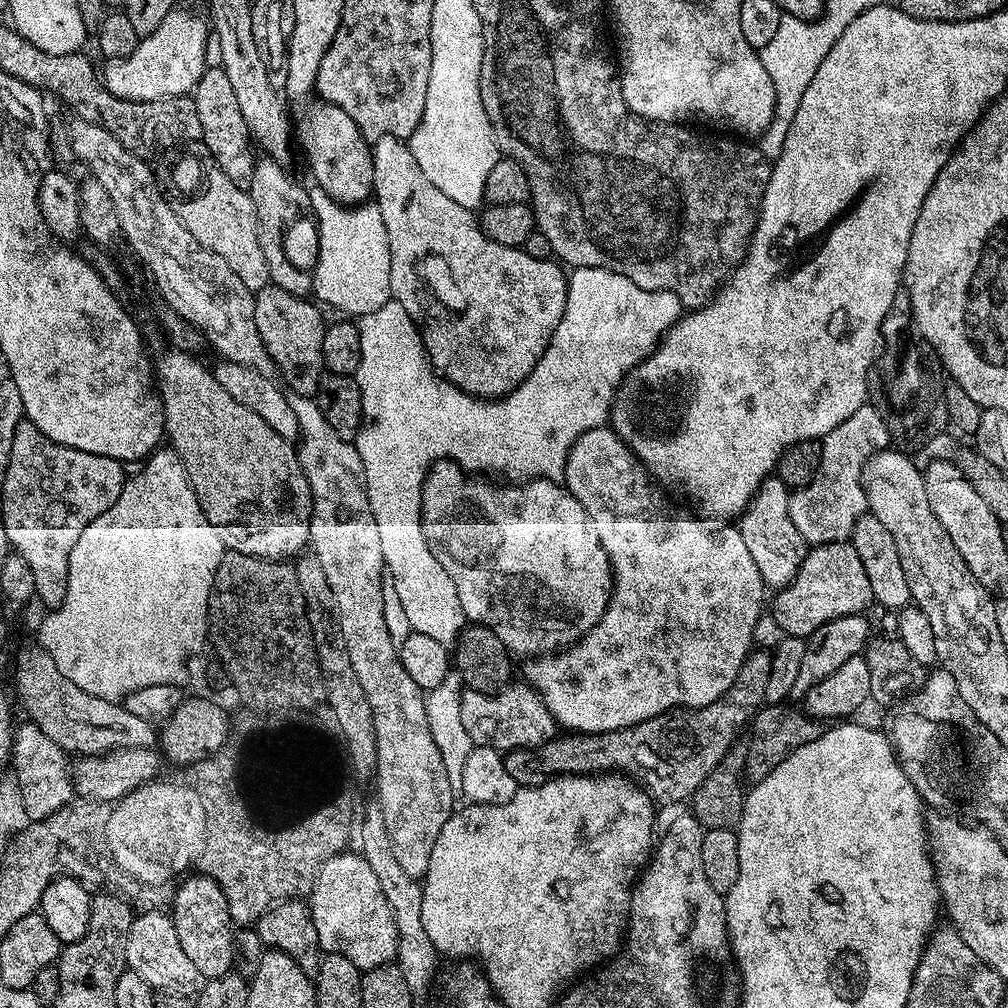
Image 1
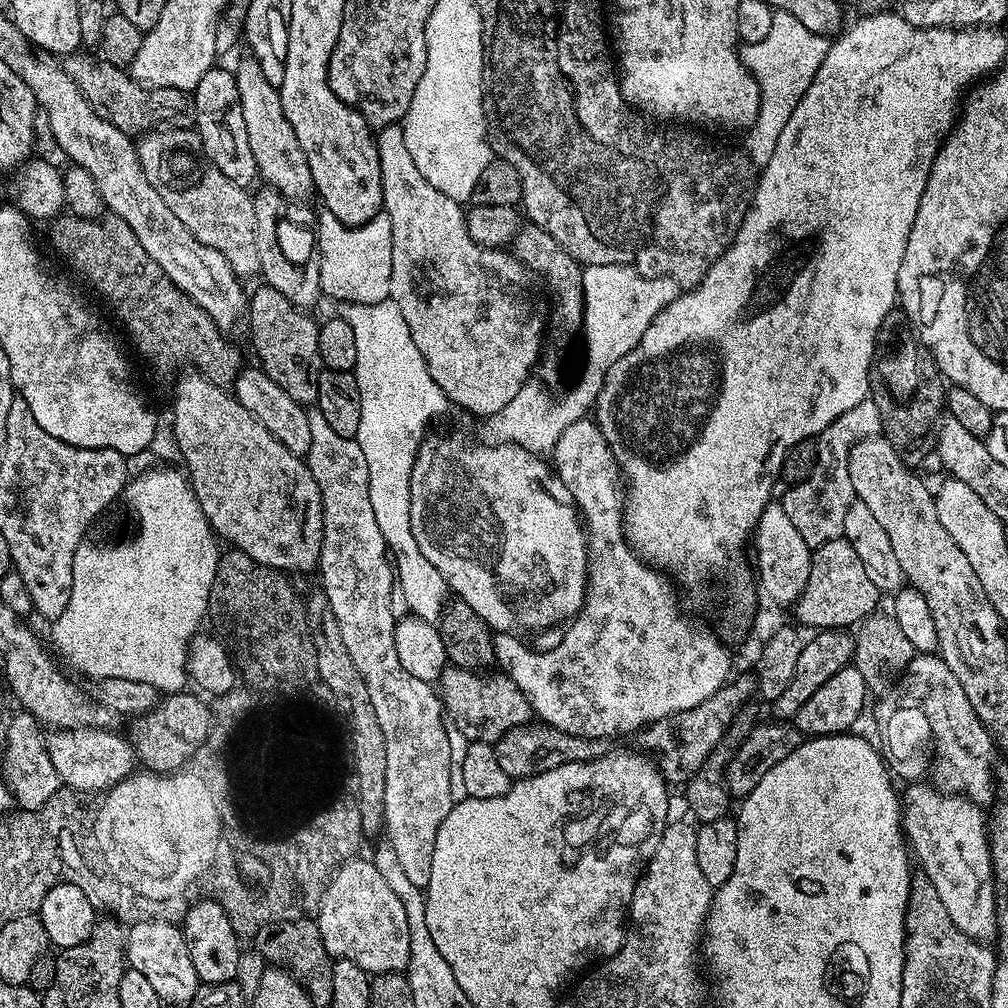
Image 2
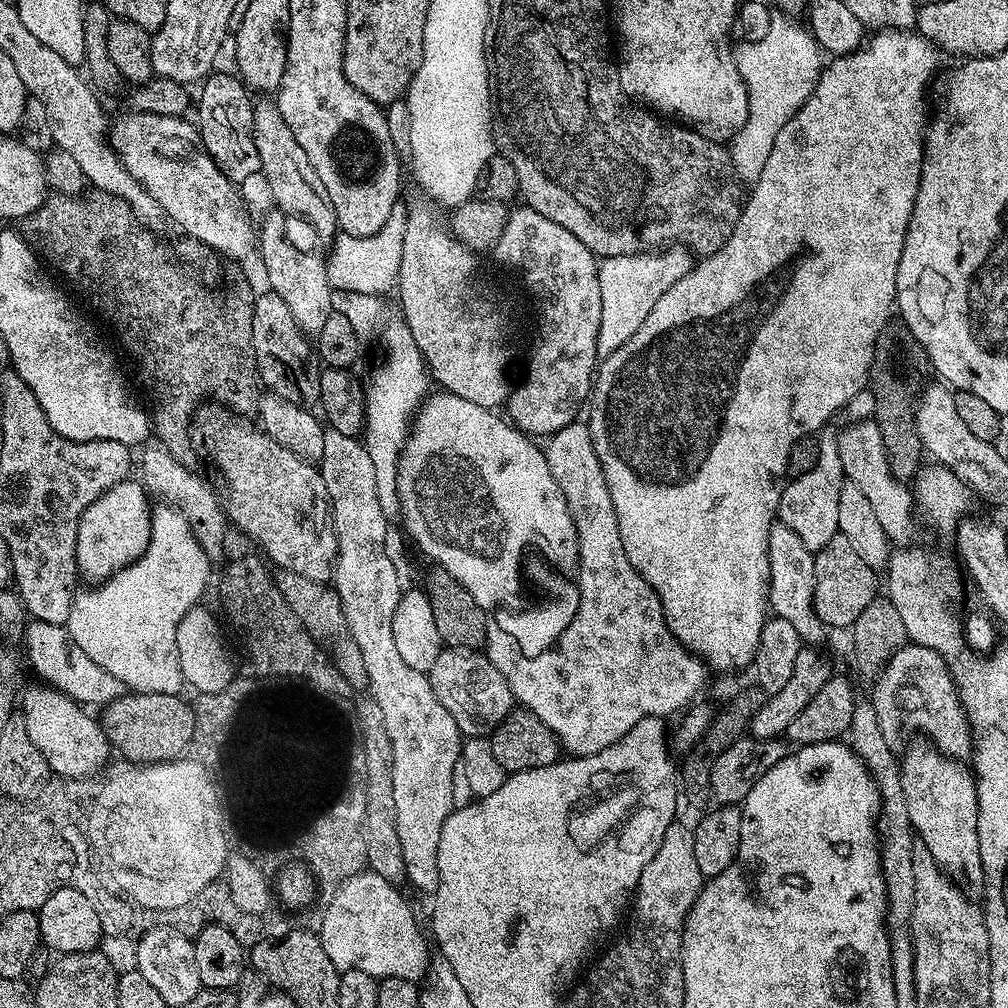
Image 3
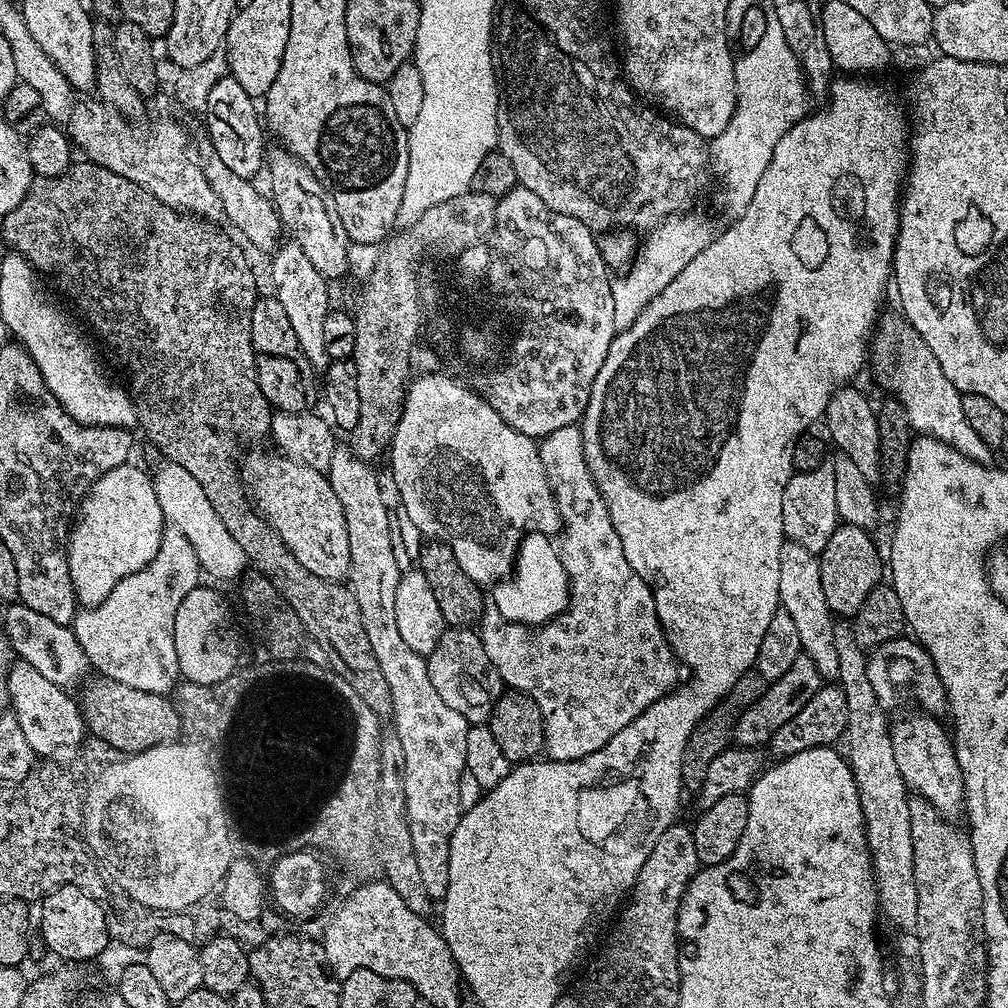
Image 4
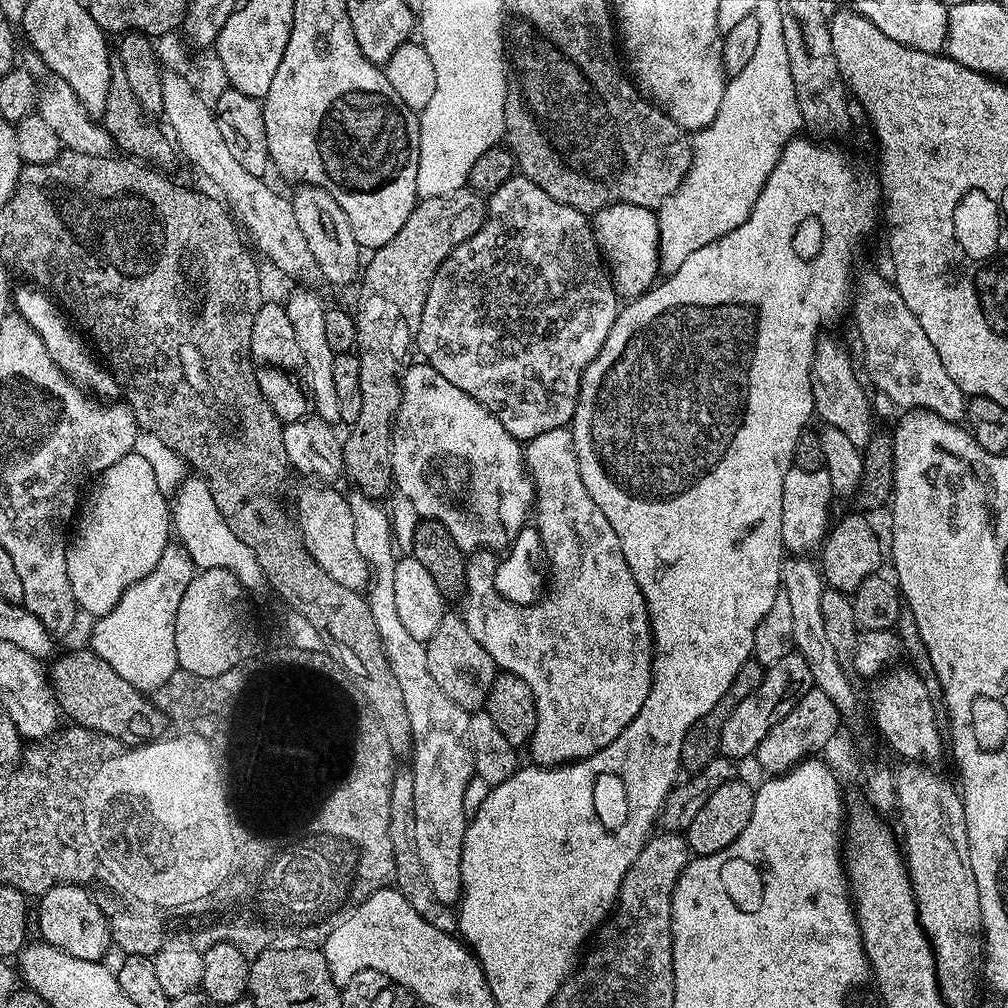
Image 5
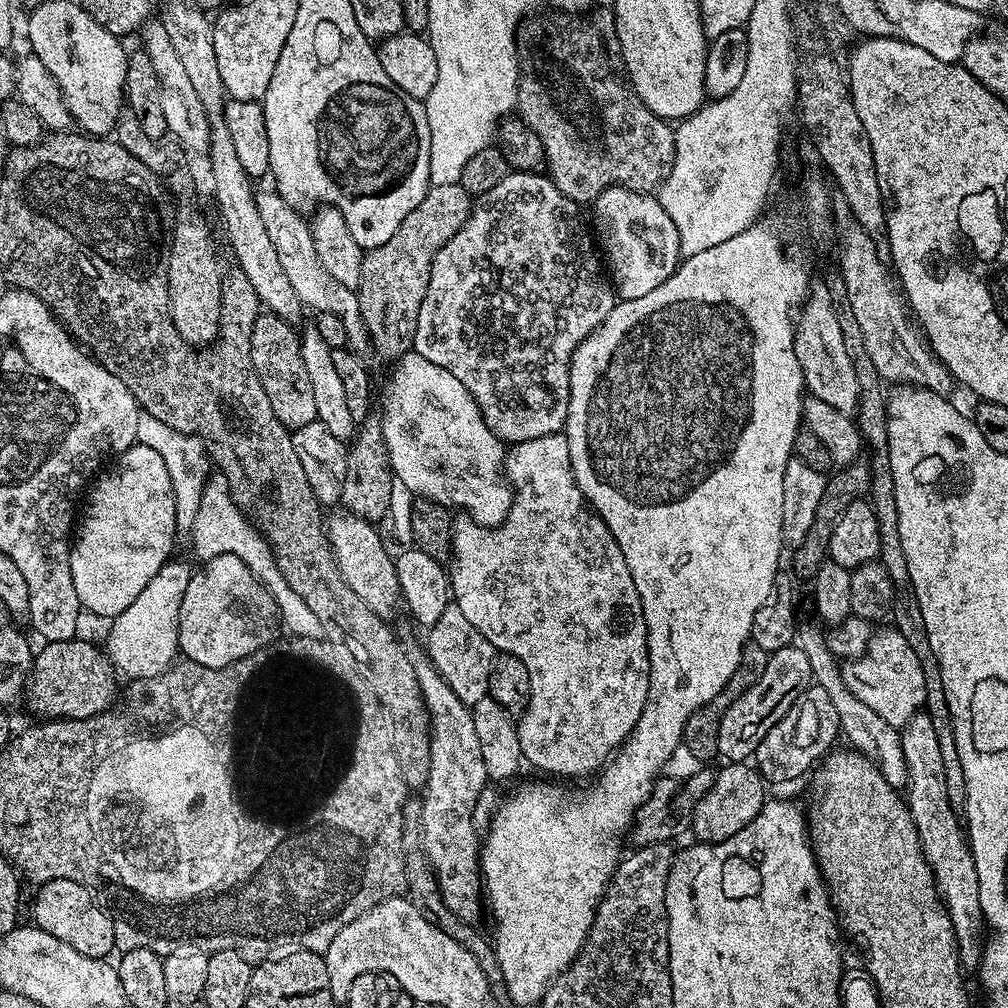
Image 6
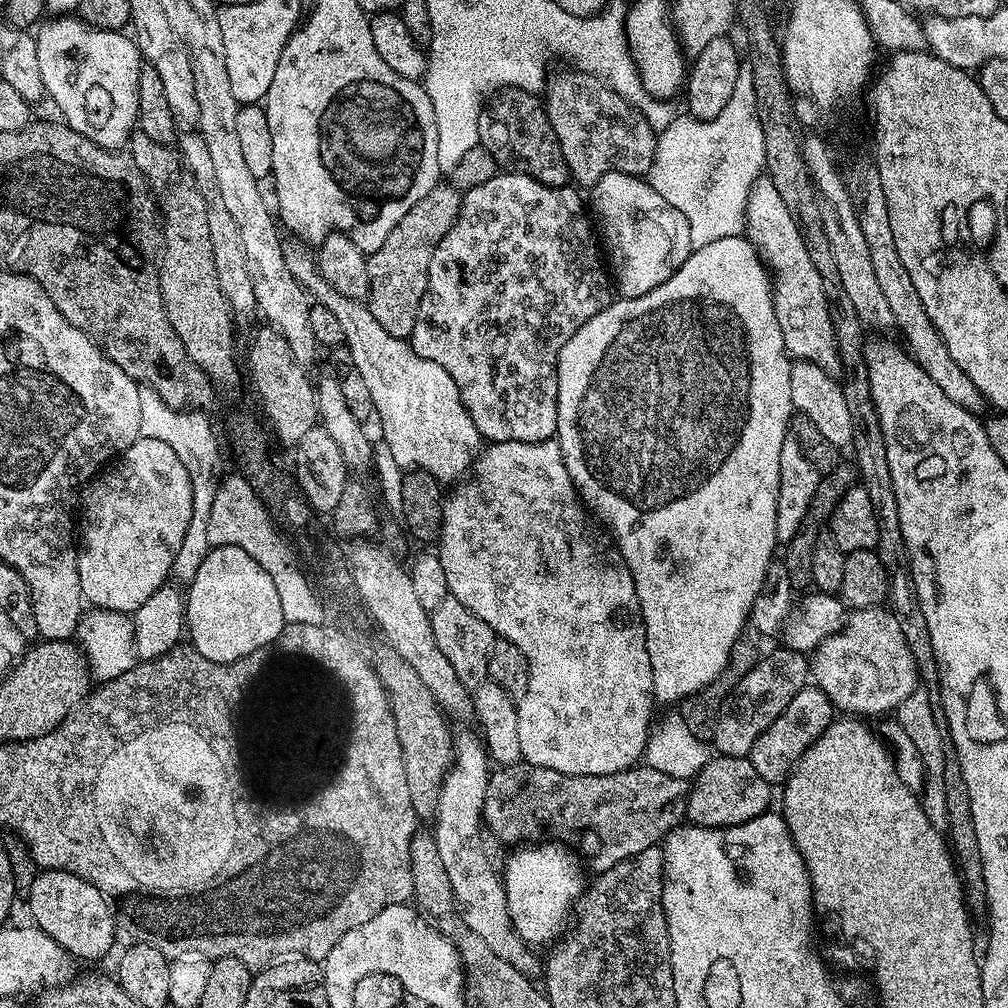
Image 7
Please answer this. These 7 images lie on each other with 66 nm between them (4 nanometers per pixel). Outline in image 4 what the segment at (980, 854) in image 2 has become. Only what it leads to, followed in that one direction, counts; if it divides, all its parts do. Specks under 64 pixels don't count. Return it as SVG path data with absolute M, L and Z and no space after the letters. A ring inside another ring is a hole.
M932 714L904 716L891 725L894 742L894 759L898 762L898 774L908 783L909 789L919 799L928 800L945 818L964 812L964 775L958 766L953 737L949 729L939 724Z

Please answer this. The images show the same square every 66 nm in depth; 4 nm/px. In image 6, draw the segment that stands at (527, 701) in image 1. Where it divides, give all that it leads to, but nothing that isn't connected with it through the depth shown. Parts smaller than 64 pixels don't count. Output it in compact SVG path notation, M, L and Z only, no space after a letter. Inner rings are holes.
M454 606L444 609L442 616L427 629L426 634L428 634L428 648L426 647L428 659L432 661L446 686L450 686L454 694L458 694L461 702L471 706L487 696L490 670L498 653L486 637L478 634L474 626L470 626L469 620L462 615L462 610Z

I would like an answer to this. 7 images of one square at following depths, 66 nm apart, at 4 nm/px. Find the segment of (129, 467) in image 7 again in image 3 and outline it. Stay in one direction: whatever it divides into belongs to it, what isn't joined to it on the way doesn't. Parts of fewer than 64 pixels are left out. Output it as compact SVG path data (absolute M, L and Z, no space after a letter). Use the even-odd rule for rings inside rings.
M129 478L118 482L85 510L78 522L76 570L92 582L103 582L128 564L135 564L146 550L152 533L152 509L143 483Z

